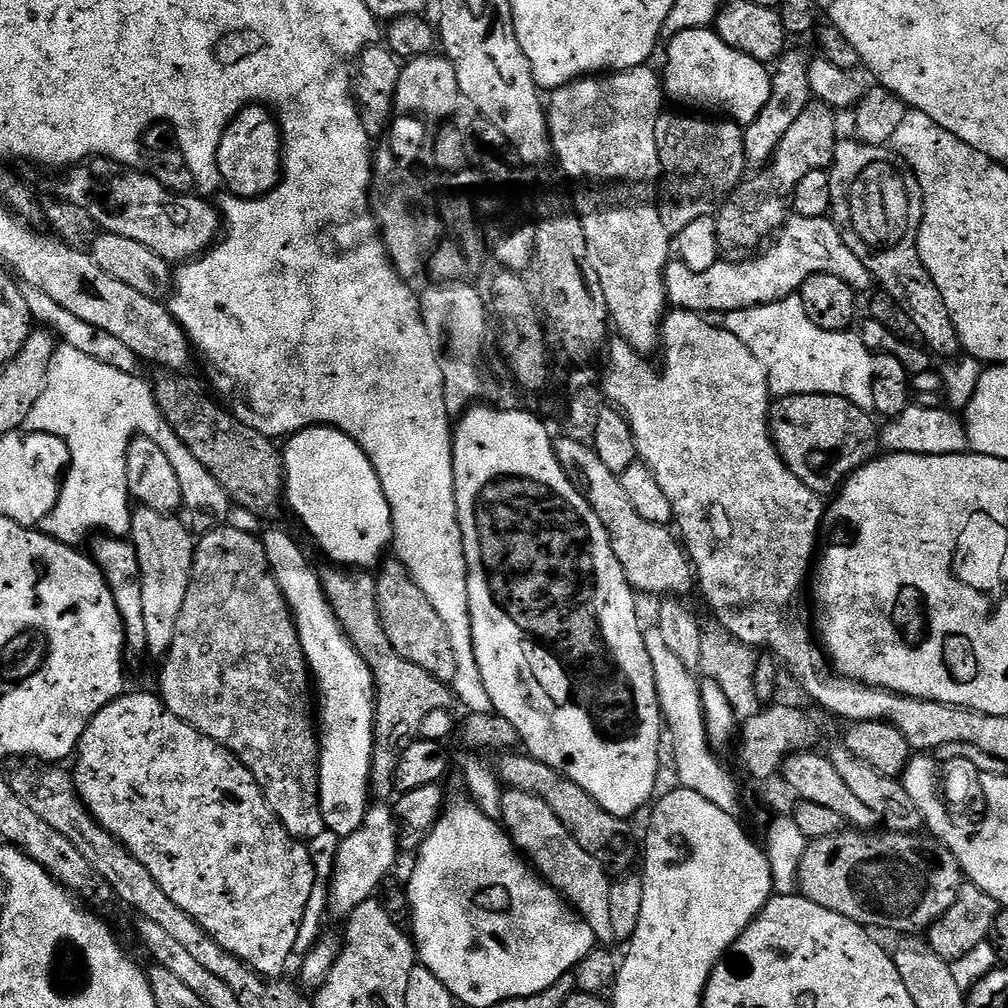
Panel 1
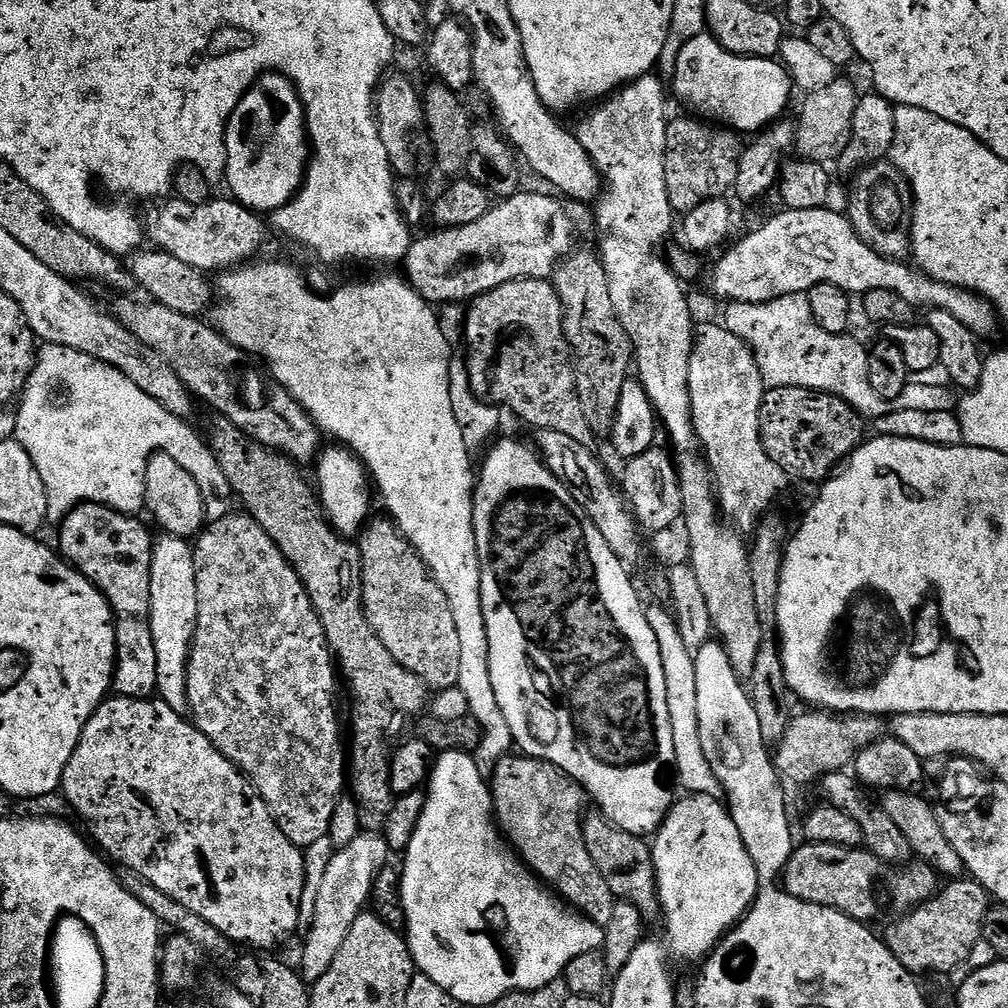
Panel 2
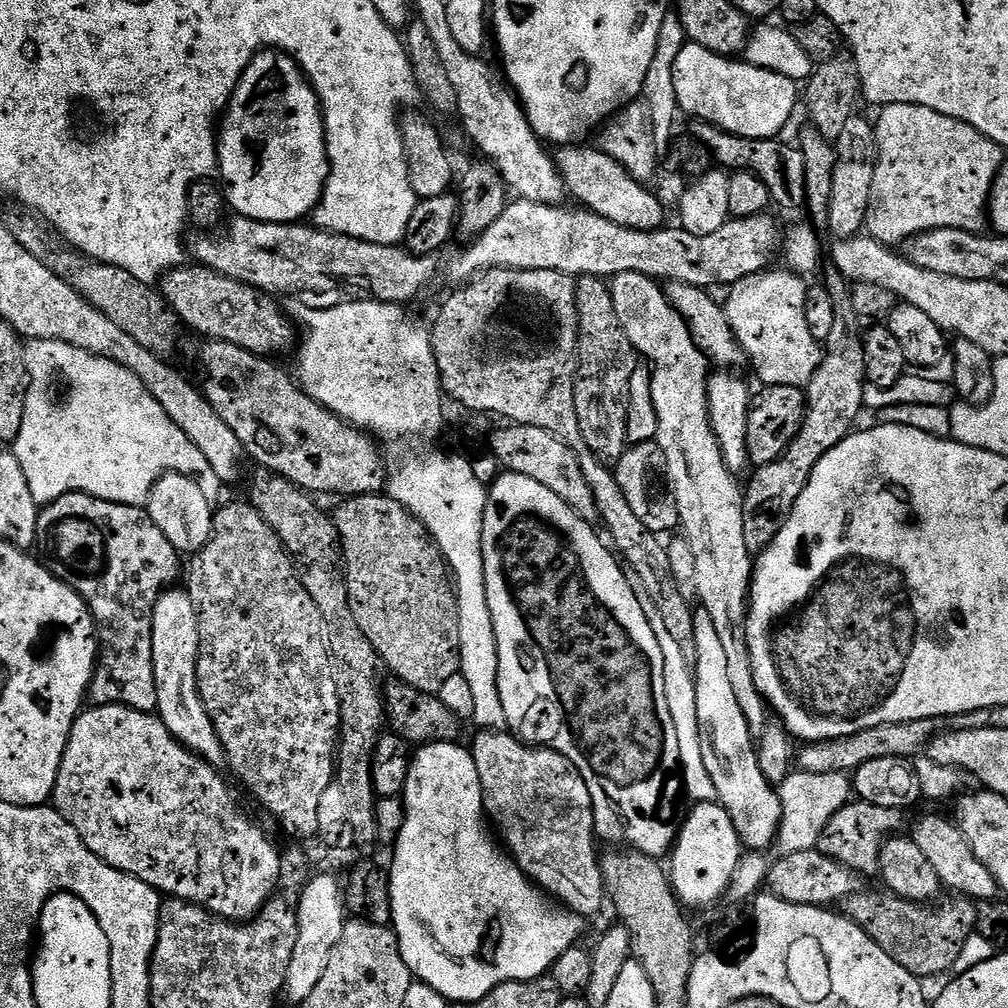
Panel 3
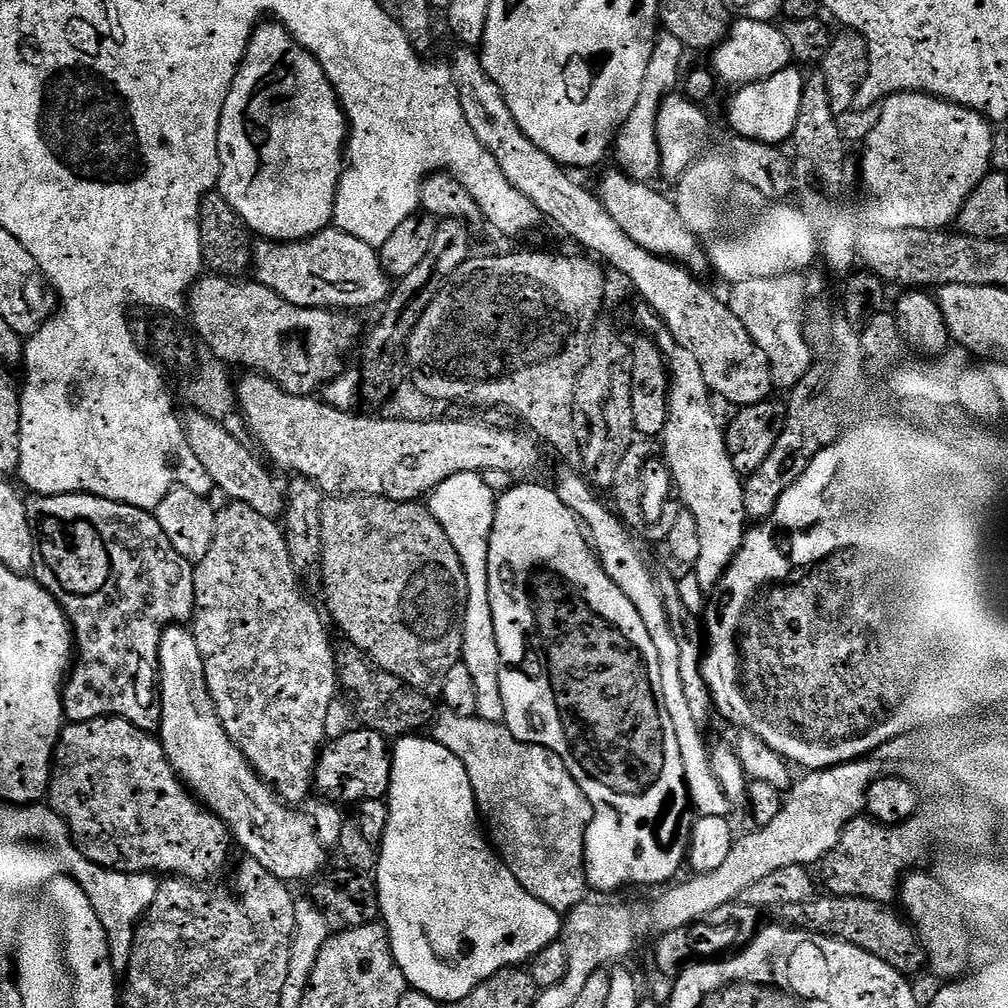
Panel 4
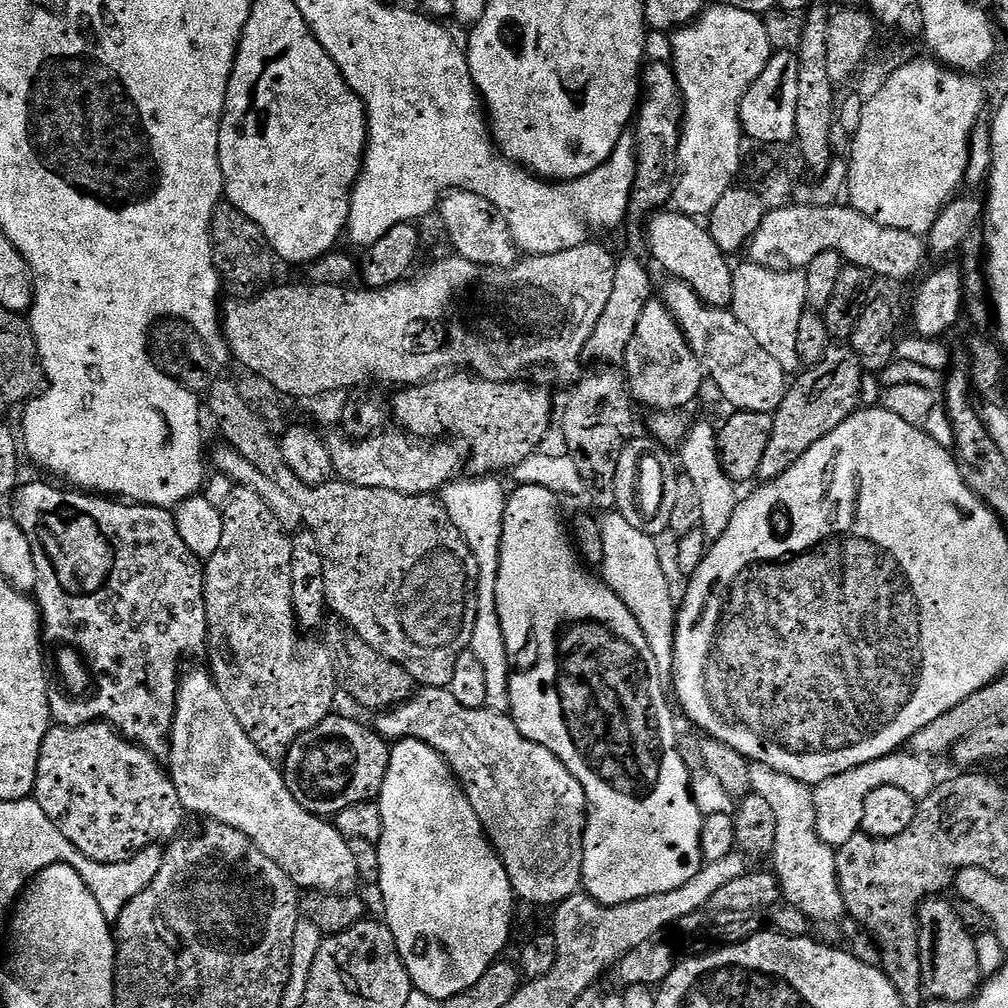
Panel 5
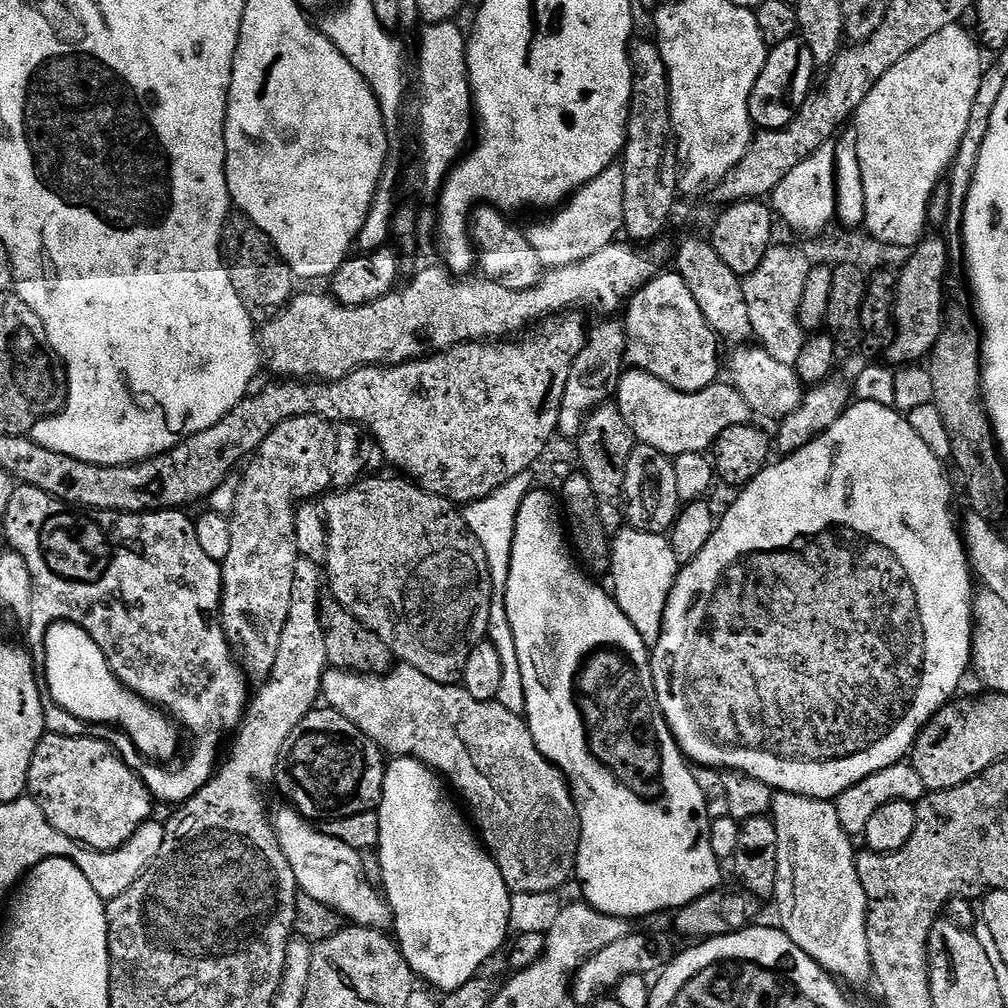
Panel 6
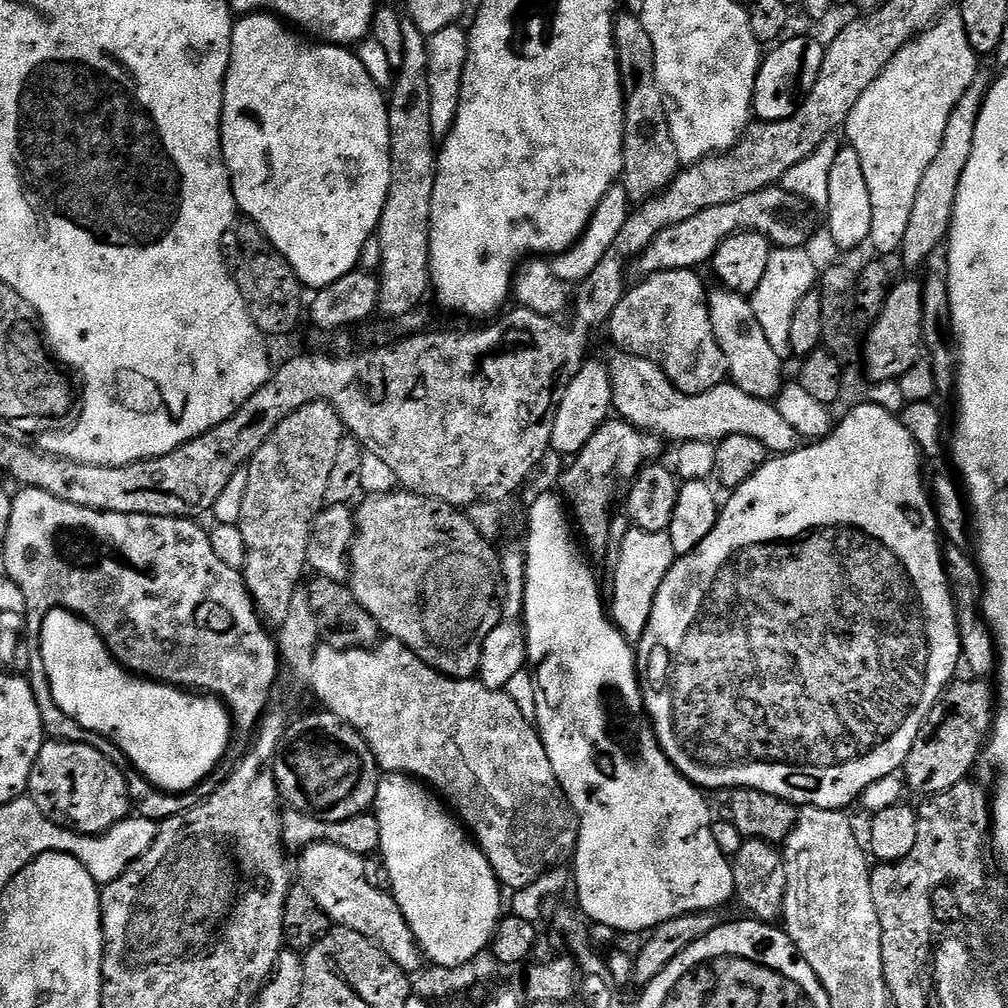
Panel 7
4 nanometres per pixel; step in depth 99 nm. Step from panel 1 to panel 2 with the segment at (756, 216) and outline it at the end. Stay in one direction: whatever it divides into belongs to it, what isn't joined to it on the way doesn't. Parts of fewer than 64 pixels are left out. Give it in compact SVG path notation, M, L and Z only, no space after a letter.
M837 78L822 90L814 90L803 97L804 105L800 108L800 121L794 124L794 152L801 160L809 160L825 166L839 161L846 150L854 122L854 106L858 91L850 81Z

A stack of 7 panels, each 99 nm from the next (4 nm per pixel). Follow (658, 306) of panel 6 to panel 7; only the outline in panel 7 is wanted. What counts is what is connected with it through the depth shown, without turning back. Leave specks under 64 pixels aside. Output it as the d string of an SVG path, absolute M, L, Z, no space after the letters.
M675 268L643 277L637 288L629 287L625 291L622 302L618 302L618 310L614 310L606 325L607 331L612 331L612 340L616 343L613 345L617 349L654 362L673 386L687 396L702 394L726 380L724 355L718 346L718 338L714 338L714 326L710 326L709 289L704 288L700 274L691 268Z

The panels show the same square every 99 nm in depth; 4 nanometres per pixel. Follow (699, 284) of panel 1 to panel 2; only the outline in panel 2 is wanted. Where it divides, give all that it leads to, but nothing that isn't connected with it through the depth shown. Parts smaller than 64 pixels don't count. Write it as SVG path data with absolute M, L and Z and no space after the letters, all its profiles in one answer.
M831 207L814 210L780 210L745 240L740 240L712 272L712 292L724 302L765 304L779 296L795 292L807 294L819 284L833 284L849 294L870 290L894 290L917 310L946 310L976 335L985 338L998 328L995 308L974 292L932 280L925 272L899 260L879 256L862 242L847 215L831 212Z

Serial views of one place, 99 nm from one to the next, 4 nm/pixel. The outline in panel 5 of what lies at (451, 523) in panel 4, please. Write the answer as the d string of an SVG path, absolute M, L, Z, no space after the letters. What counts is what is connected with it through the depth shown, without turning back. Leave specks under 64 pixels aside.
M467 478L453 482L443 489L442 503L450 514L454 526L464 536L464 541L476 556L480 567L480 605L476 611L474 634L472 635L471 652L478 662L482 662L482 670L486 670L486 705L494 712L507 713L508 707L508 651L502 634L502 626L498 622L496 609L496 579L498 578L498 562L500 561L500 539L504 515L508 505L509 493L496 478Z

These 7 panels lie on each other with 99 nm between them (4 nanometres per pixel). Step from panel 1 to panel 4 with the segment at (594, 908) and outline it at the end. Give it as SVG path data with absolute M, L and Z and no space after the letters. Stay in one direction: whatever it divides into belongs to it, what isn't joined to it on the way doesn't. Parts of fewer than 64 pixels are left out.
M447 710L441 713L434 720L434 739L446 746L450 754L457 756L462 766L466 766L479 815L490 833L491 843L498 849L498 855L510 874L514 874L514 878L518 878L518 882L522 882L522 886L530 890L538 902L546 902L546 906L558 913L567 914L585 903L587 896L584 895L589 895L590 889L584 869L584 839L592 821L592 803L562 758L541 744L516 740L504 724L486 722L477 715L463 716Z

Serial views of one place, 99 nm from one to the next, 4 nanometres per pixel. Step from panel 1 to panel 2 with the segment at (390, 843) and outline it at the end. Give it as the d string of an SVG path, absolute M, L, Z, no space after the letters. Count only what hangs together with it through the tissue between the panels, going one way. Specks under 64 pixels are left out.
M361 831L344 849L335 853L333 860L323 875L322 886L319 887L315 903L313 924L306 931L304 953L300 956L299 971L305 981L315 982L330 970L338 950L342 950L342 942L346 942L346 934L350 934L350 926L361 916L360 908L369 903L376 876L389 863L388 843L383 835L375 832Z

